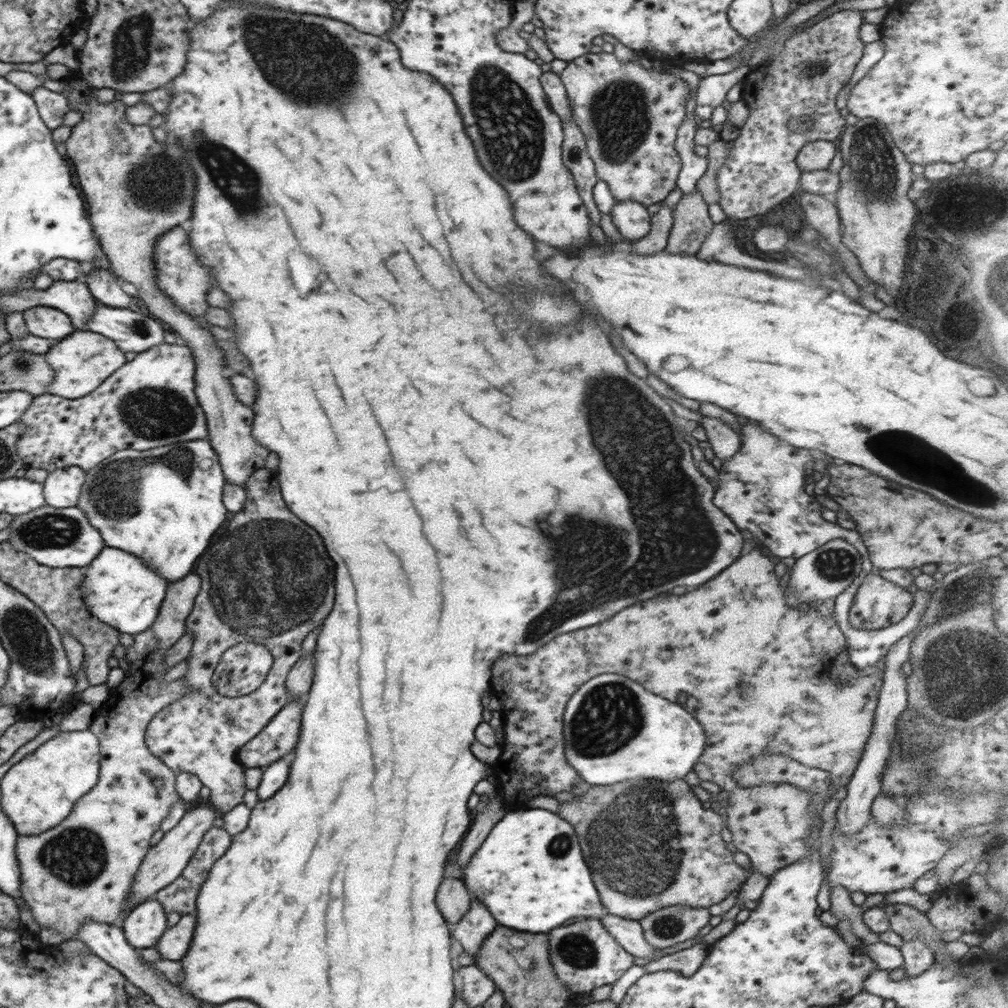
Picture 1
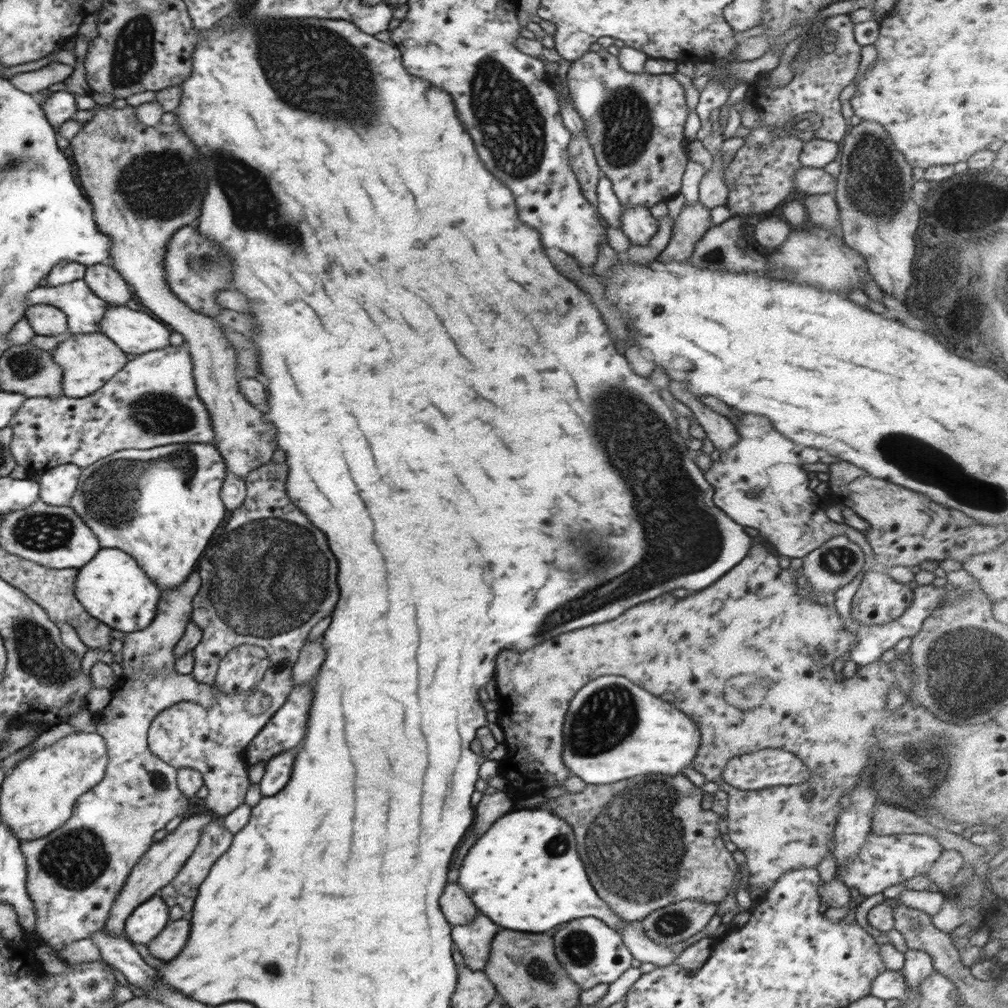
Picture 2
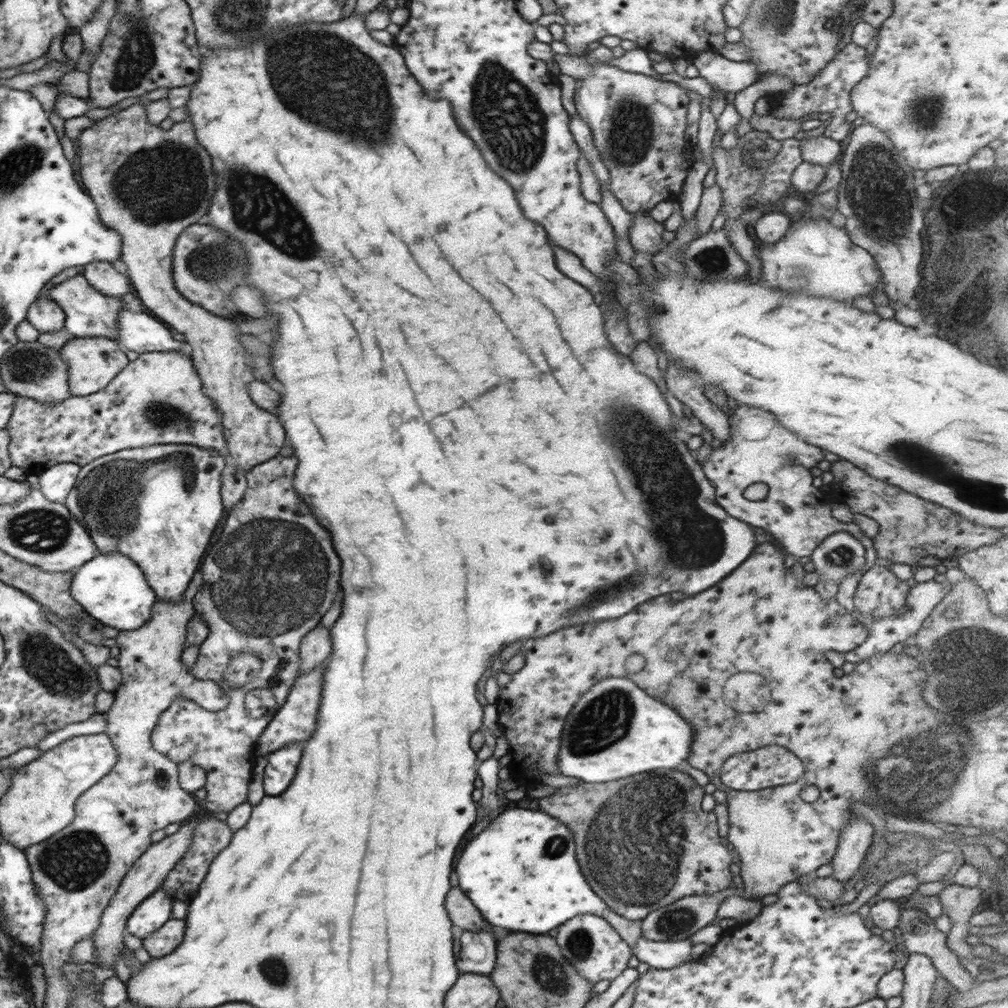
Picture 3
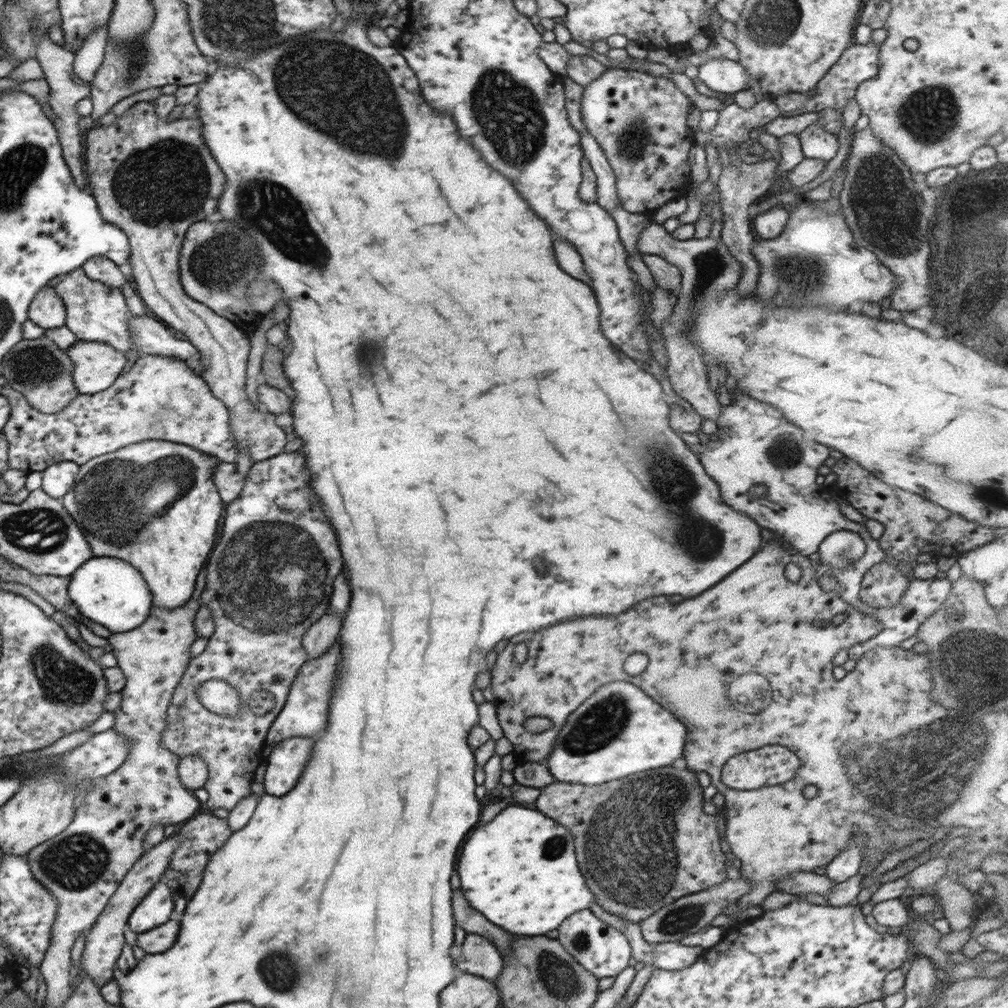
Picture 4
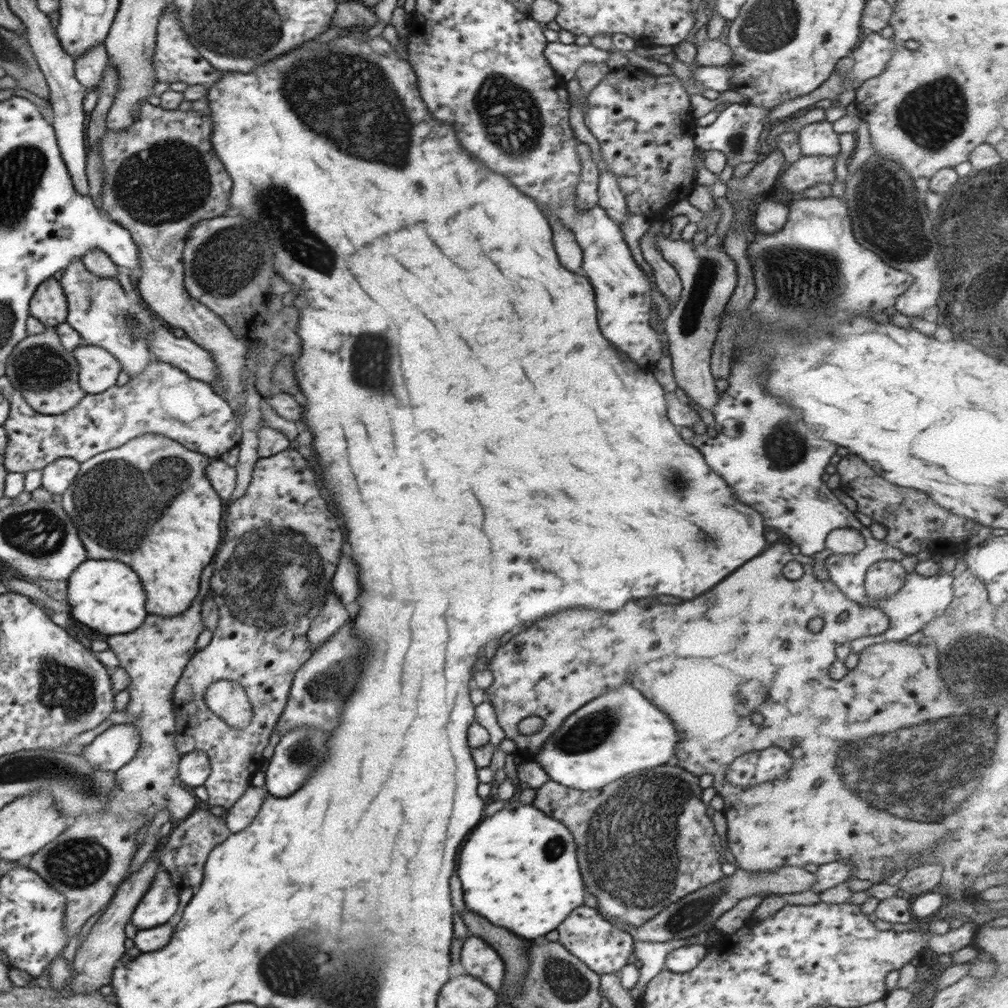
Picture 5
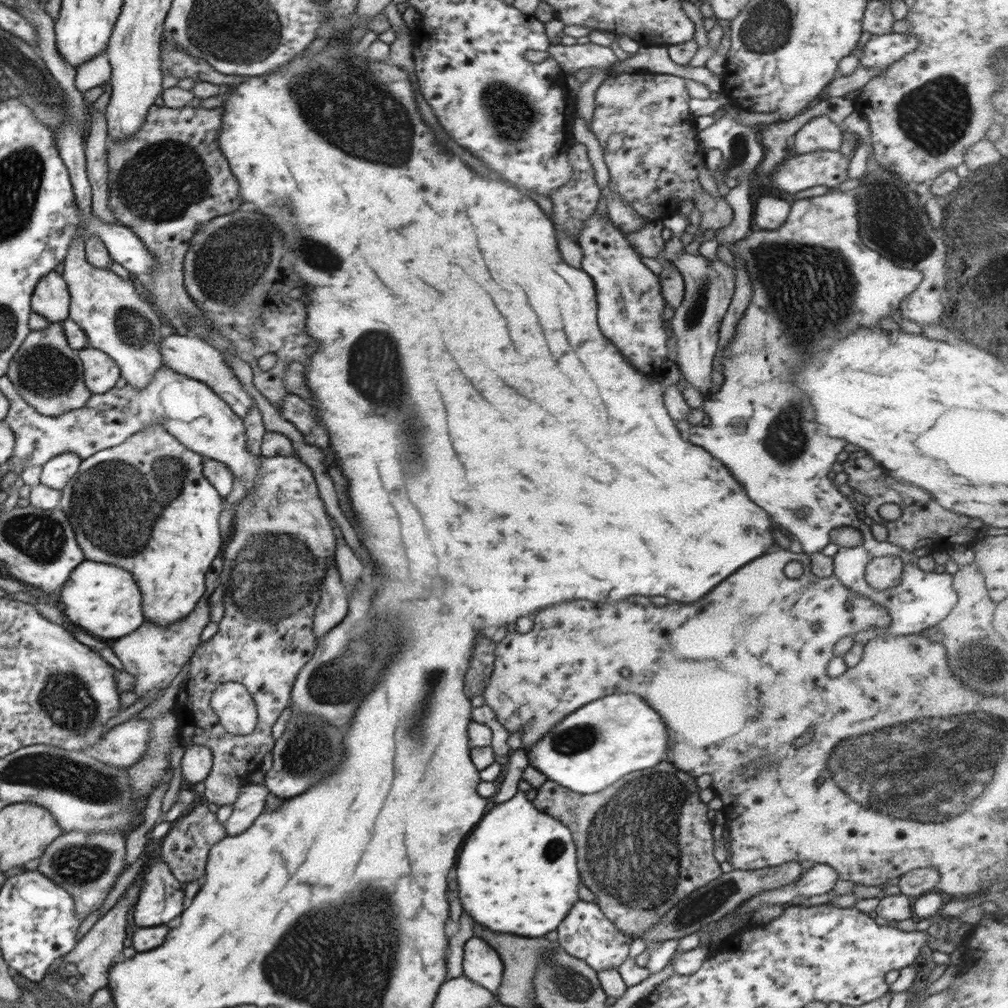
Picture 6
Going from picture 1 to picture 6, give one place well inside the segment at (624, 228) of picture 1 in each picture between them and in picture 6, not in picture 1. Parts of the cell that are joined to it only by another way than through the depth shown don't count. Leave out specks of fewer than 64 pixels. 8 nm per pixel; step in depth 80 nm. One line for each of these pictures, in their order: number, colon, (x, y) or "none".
2: (637, 223)
3: (645, 234)
4: (707, 268)
5: (709, 275)
6: (709, 283)

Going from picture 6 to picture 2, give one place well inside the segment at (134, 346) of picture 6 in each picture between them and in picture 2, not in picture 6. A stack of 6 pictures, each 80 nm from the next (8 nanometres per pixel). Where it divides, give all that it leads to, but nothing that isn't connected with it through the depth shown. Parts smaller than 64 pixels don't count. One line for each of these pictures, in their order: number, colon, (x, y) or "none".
2: (84, 310)
3: (88, 313)
4: (94, 312)
5: (98, 308)

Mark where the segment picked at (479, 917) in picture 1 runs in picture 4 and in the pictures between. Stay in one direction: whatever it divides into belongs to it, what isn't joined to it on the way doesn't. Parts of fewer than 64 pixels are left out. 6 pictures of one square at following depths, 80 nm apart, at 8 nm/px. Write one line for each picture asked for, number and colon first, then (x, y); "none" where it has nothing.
2: (474, 940)
3: (478, 948)
4: (480, 957)

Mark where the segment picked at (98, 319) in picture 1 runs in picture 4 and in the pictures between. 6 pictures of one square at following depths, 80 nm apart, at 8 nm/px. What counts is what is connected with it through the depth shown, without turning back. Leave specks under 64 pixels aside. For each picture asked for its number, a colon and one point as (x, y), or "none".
2: (135, 332)
3: (138, 331)
4: (152, 337)

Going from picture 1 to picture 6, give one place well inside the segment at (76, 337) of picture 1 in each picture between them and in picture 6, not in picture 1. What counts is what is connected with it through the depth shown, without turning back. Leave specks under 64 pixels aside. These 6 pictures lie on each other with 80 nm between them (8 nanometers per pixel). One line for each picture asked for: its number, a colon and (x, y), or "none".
2: (88, 360)
3: (93, 362)
4: (97, 365)
5: (99, 369)
6: (101, 372)

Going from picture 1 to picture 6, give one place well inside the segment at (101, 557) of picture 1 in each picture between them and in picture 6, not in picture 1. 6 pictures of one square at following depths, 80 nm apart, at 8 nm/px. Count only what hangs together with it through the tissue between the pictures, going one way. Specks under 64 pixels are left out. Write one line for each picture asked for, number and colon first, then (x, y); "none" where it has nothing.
2: (112, 588)
3: (111, 588)
4: (109, 591)
5: (107, 596)
6: (104, 600)

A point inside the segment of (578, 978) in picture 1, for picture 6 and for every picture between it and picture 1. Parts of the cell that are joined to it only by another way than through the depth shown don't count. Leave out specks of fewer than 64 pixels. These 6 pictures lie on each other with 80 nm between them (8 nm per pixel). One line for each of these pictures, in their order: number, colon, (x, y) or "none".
2: (590, 951)
3: (598, 952)
4: (604, 951)
5: (605, 949)
6: (588, 934)

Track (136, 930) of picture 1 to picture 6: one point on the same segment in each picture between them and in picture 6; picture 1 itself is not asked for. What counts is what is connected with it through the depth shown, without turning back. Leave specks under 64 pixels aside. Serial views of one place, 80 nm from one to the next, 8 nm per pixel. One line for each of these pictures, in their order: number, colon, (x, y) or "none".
2: (148, 919)
3: (151, 914)
4: (156, 907)
5: (157, 906)
6: (161, 898)

